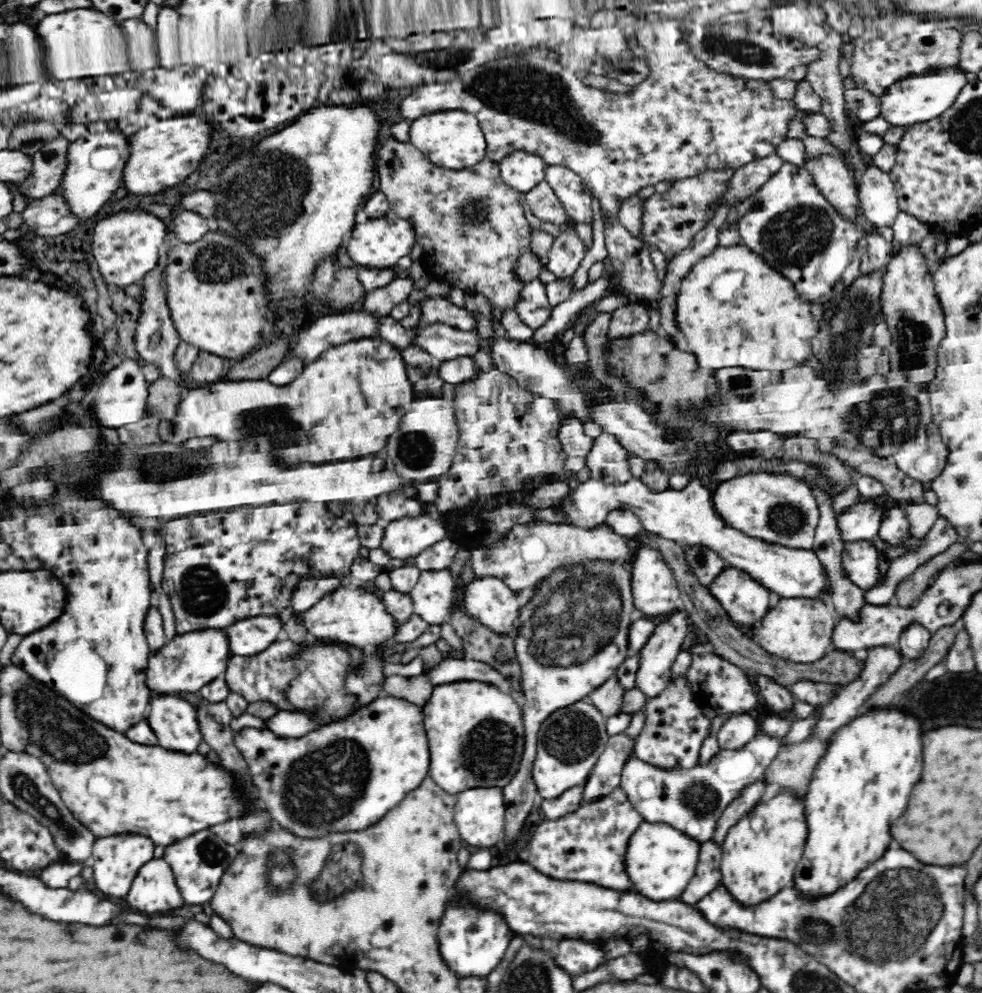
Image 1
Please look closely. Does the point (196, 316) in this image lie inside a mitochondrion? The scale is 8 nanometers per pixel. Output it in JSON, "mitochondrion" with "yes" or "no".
{"mitochondrion":"no"}

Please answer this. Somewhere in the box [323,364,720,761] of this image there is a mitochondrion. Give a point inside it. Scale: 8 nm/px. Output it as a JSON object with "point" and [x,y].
{"point":[576,615]}

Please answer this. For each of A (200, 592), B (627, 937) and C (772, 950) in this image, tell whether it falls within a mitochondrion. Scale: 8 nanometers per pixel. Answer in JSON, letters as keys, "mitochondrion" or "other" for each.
{"A":"mitochondrion","B":"other","C":"other"}

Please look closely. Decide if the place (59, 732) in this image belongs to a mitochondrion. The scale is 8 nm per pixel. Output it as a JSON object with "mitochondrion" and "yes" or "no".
{"mitochondrion":"yes"}

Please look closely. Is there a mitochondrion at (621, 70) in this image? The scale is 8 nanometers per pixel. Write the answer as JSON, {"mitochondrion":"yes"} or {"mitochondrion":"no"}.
{"mitochondrion":"yes"}

